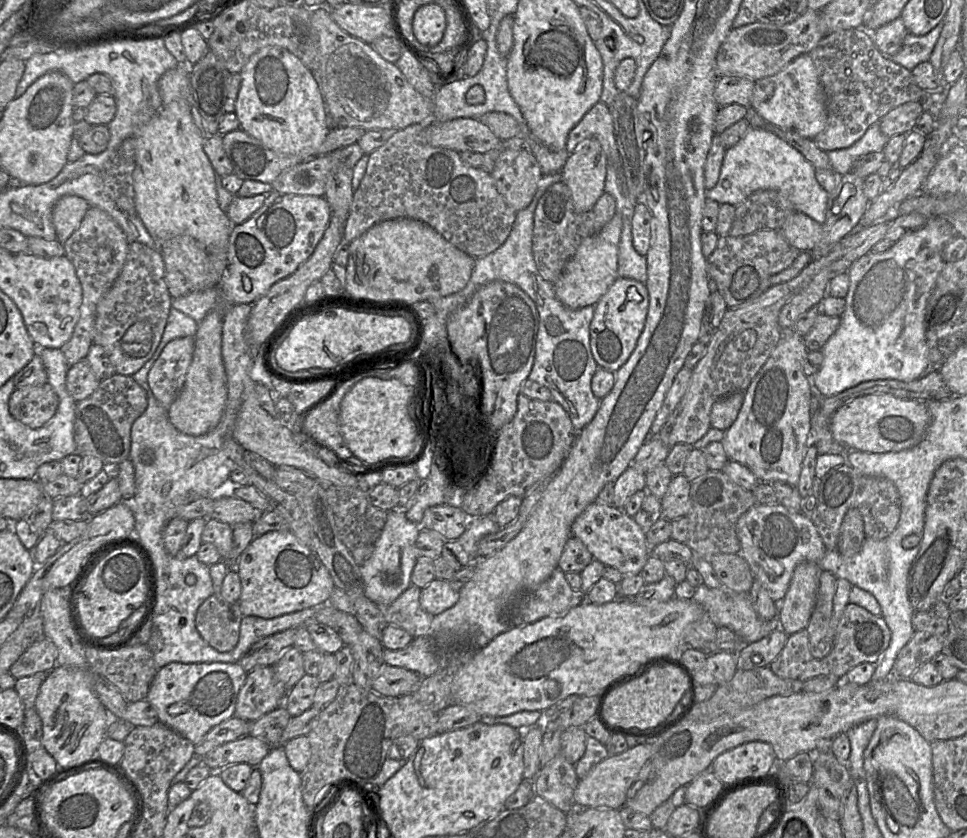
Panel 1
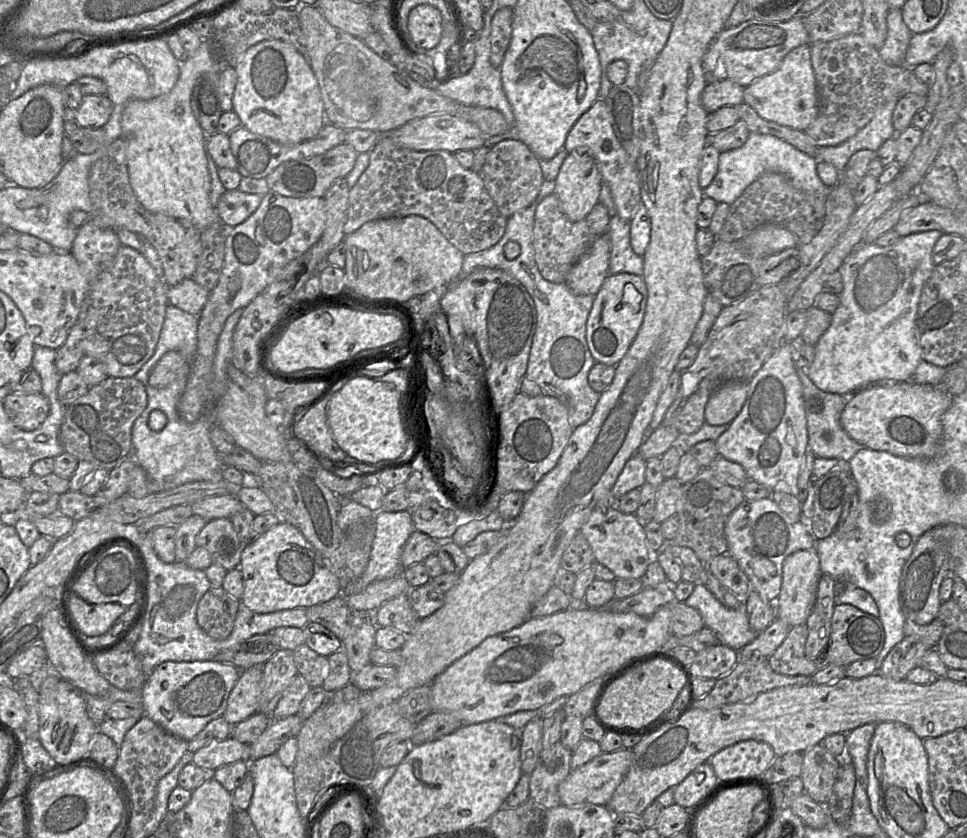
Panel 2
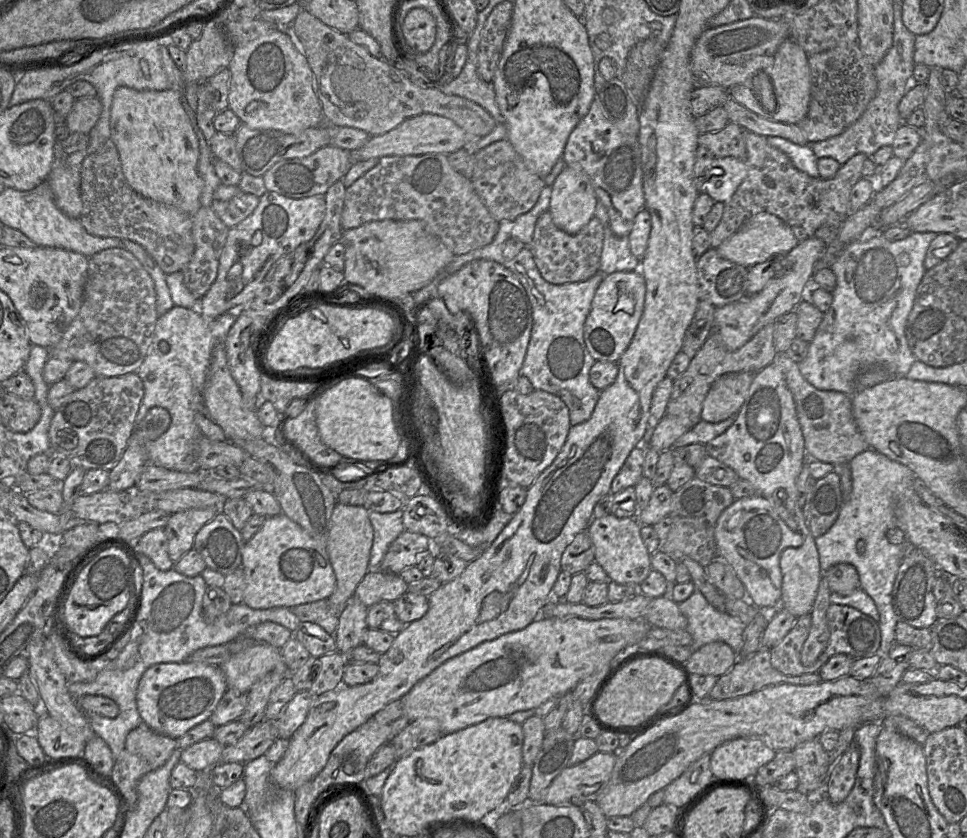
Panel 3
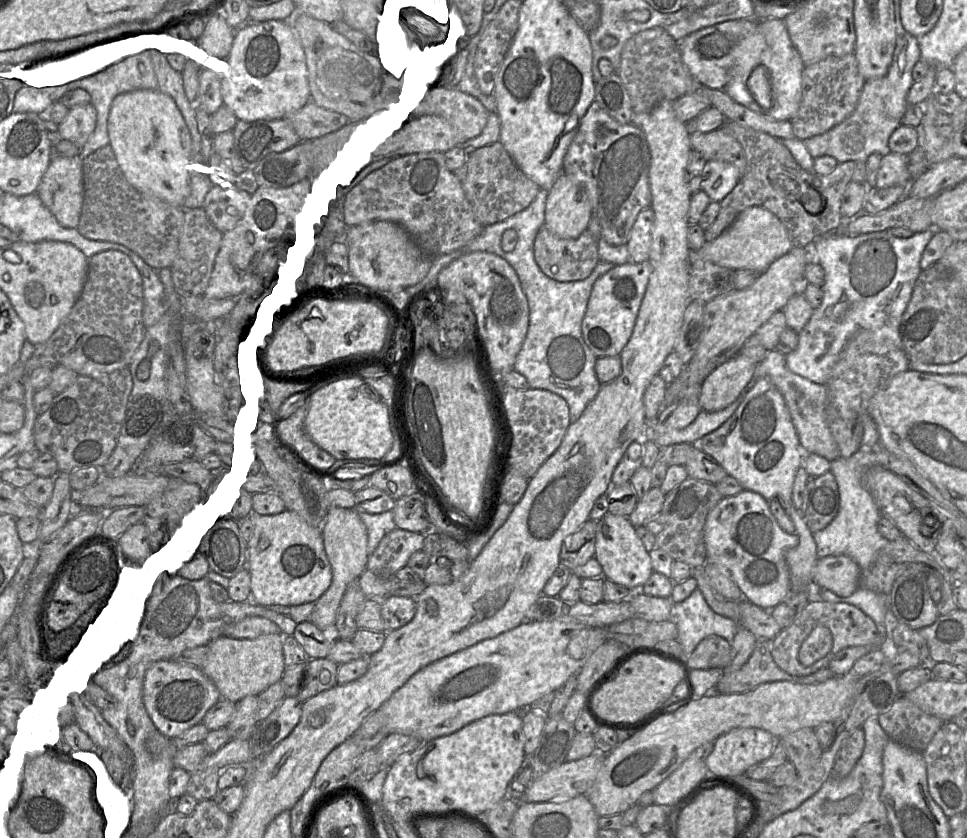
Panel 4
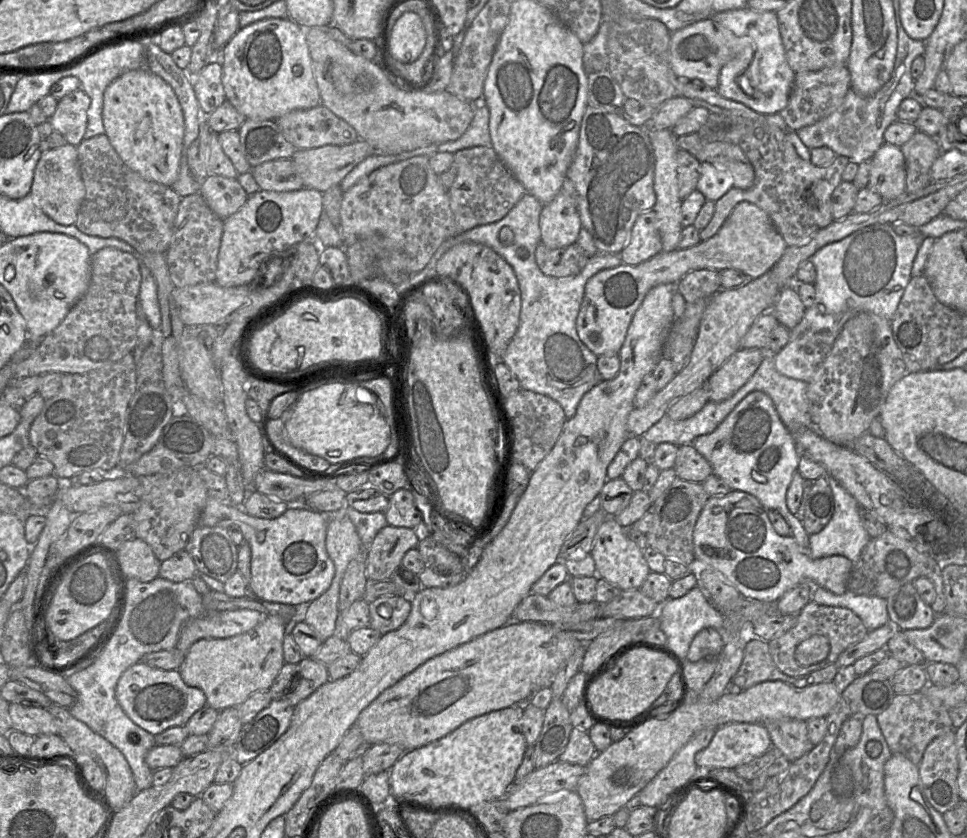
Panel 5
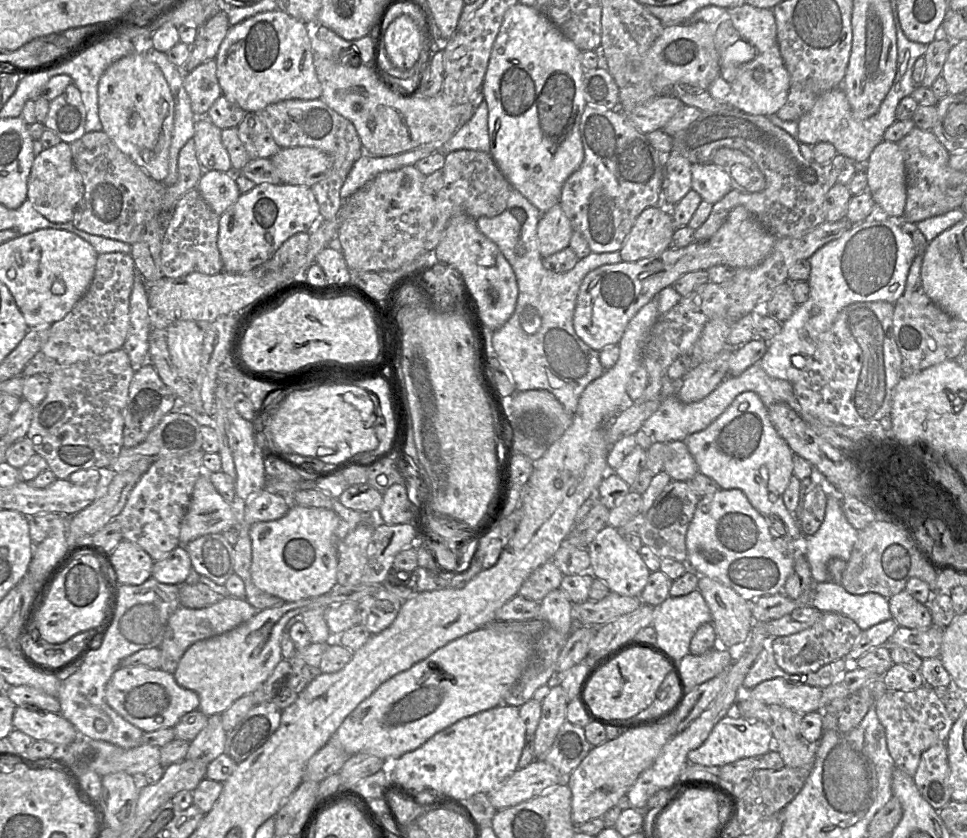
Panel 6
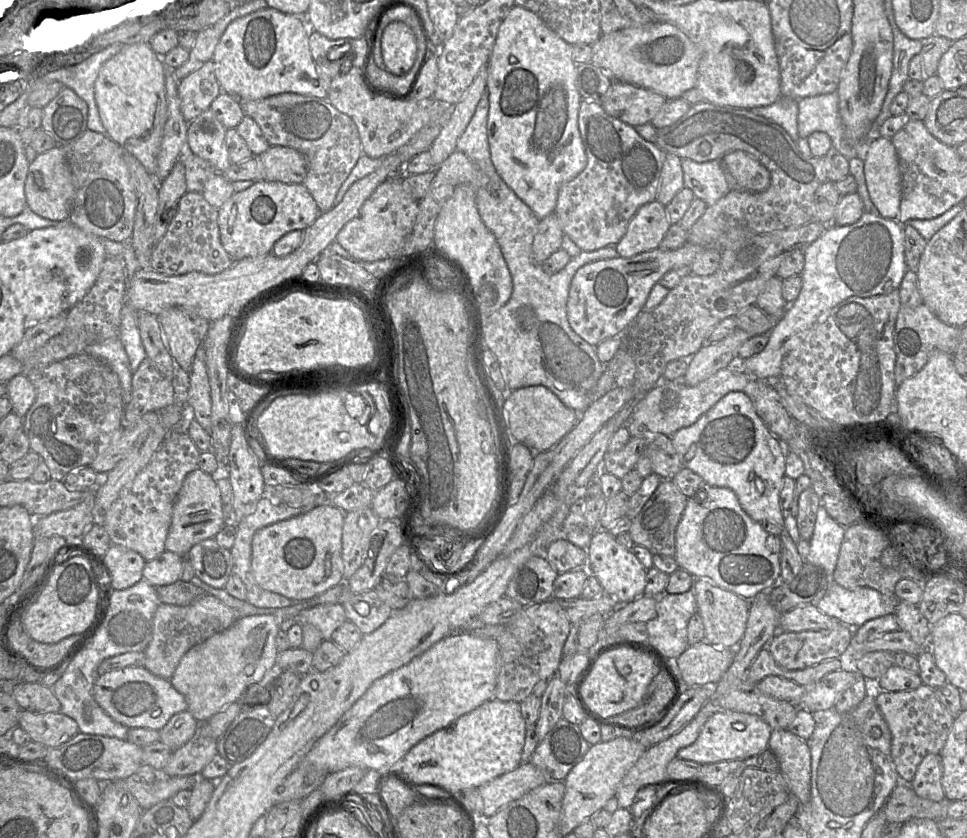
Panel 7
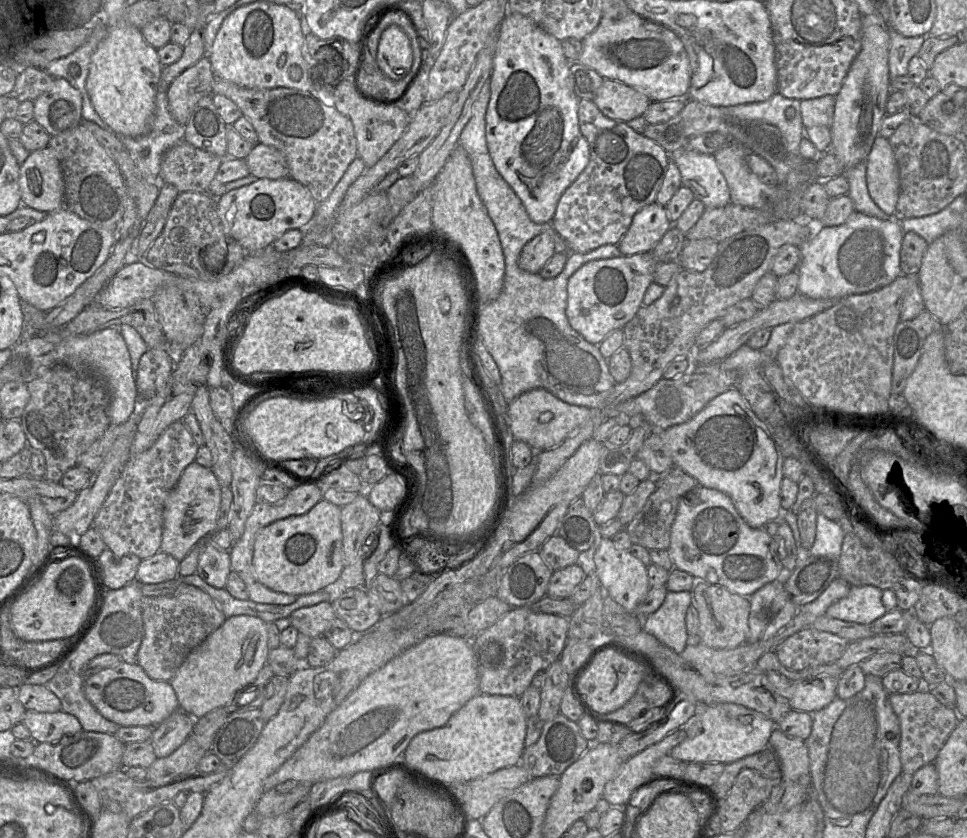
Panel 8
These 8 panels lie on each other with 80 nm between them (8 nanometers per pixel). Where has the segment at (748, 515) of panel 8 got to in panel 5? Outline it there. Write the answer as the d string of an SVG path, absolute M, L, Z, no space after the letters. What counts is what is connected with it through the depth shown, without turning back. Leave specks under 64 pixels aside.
M753 391L747 394L713 432L696 437L691 444L710 463L713 475L722 479L731 490L749 493L756 497L766 510L778 511L790 526L798 545L808 551L809 534L786 504L787 489L798 468L801 453L792 433L781 421L772 399L766 393Z

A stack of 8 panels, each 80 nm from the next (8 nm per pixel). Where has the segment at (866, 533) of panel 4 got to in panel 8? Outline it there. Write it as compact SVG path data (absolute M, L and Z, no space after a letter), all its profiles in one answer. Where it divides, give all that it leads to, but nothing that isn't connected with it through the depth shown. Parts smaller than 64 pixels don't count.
M818 513L816 518L816 536L812 547L809 549L810 555L838 559L841 554L844 537L845 532L837 522Z

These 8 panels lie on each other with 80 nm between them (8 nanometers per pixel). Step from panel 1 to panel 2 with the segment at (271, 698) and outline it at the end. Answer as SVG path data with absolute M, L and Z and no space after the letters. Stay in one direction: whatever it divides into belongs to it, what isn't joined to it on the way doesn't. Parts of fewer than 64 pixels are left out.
M262 666L241 671L223 714L228 723L235 725L258 712L262 673Z

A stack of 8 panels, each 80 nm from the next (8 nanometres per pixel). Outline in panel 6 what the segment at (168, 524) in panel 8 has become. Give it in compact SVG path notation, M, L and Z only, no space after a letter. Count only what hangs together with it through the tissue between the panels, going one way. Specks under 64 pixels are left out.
M203 473L194 485L187 513L181 523L180 545L185 546L203 535L222 533L239 525L239 502L237 507L228 504L215 489L208 473Z

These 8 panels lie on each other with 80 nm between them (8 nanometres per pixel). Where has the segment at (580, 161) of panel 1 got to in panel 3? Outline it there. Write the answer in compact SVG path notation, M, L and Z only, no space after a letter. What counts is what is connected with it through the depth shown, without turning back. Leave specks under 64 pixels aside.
M565 166L551 185L548 211L554 225L573 235L594 217L597 197L590 179L578 168Z

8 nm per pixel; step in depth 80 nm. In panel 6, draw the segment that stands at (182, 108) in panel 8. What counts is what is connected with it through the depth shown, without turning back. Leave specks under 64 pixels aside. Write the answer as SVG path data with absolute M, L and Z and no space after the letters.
M208 60L190 72L184 72L184 88L196 116L205 116L213 103L222 95L217 79L215 60Z

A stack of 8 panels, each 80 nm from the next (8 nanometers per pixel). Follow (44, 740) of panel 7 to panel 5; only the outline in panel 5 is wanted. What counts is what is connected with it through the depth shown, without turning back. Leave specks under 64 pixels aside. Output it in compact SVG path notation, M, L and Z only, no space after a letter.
M10 703L8 711L12 730L34 737L45 734L59 735L61 722L47 708Z

